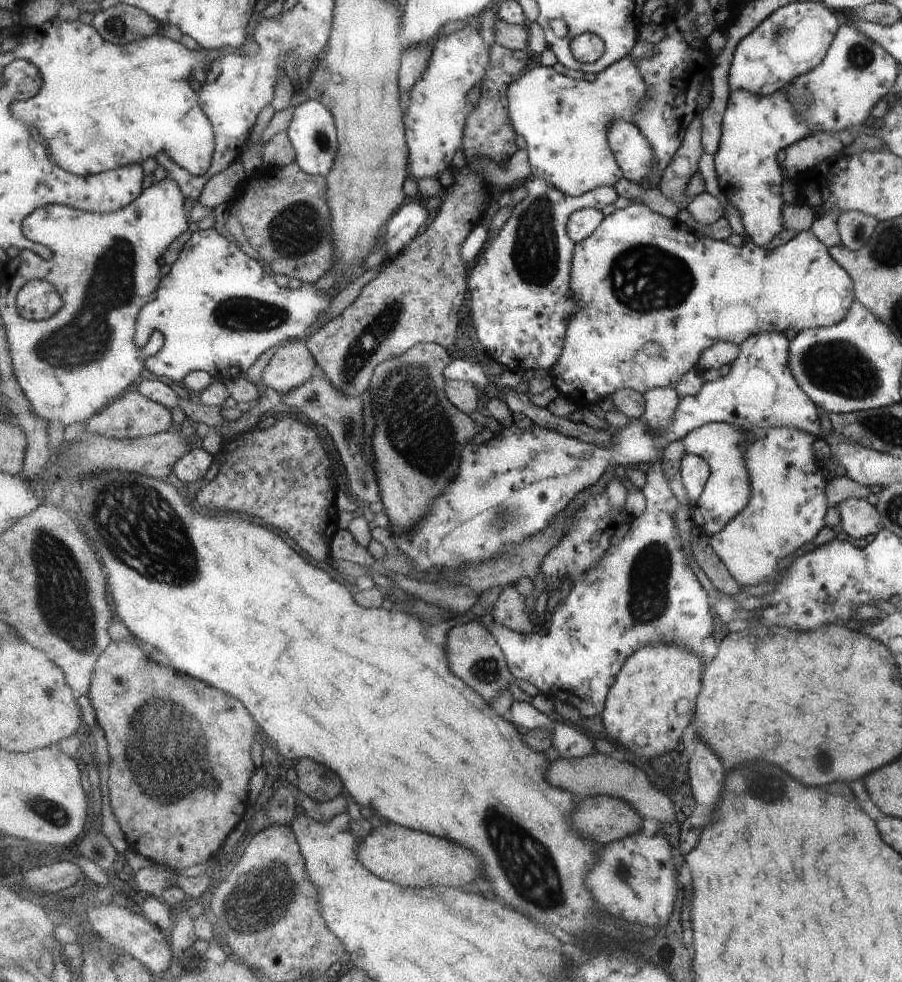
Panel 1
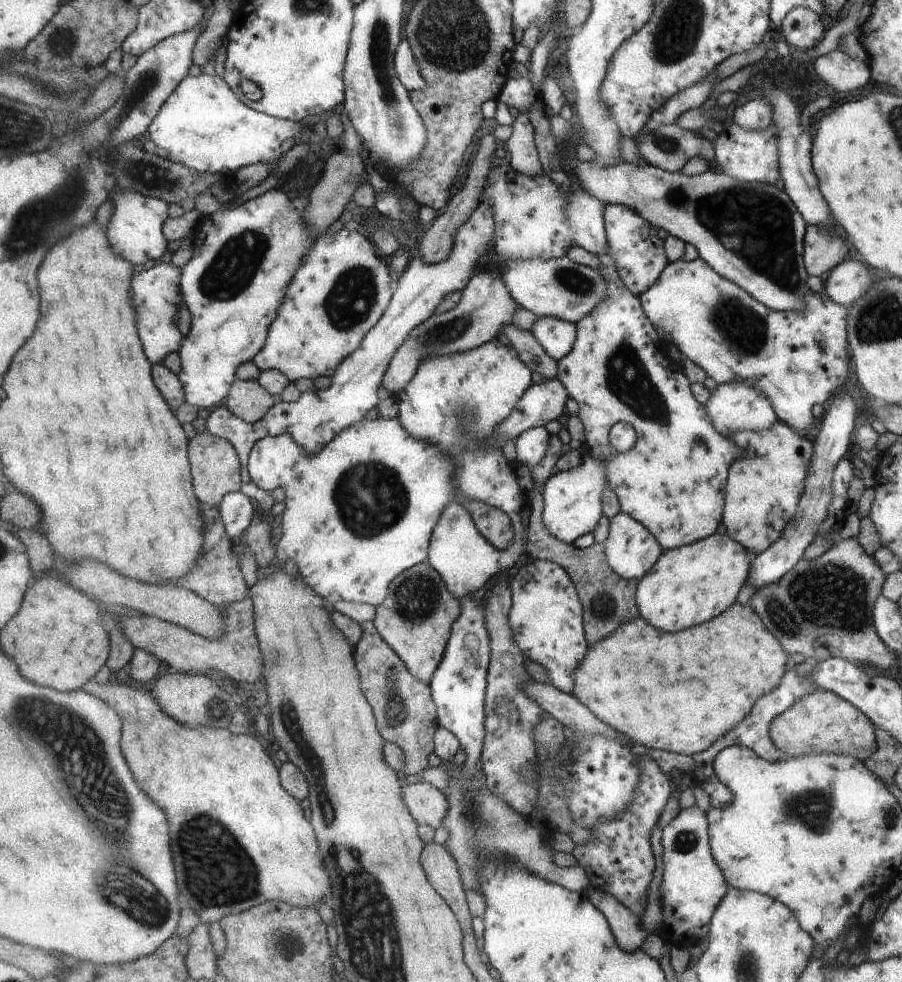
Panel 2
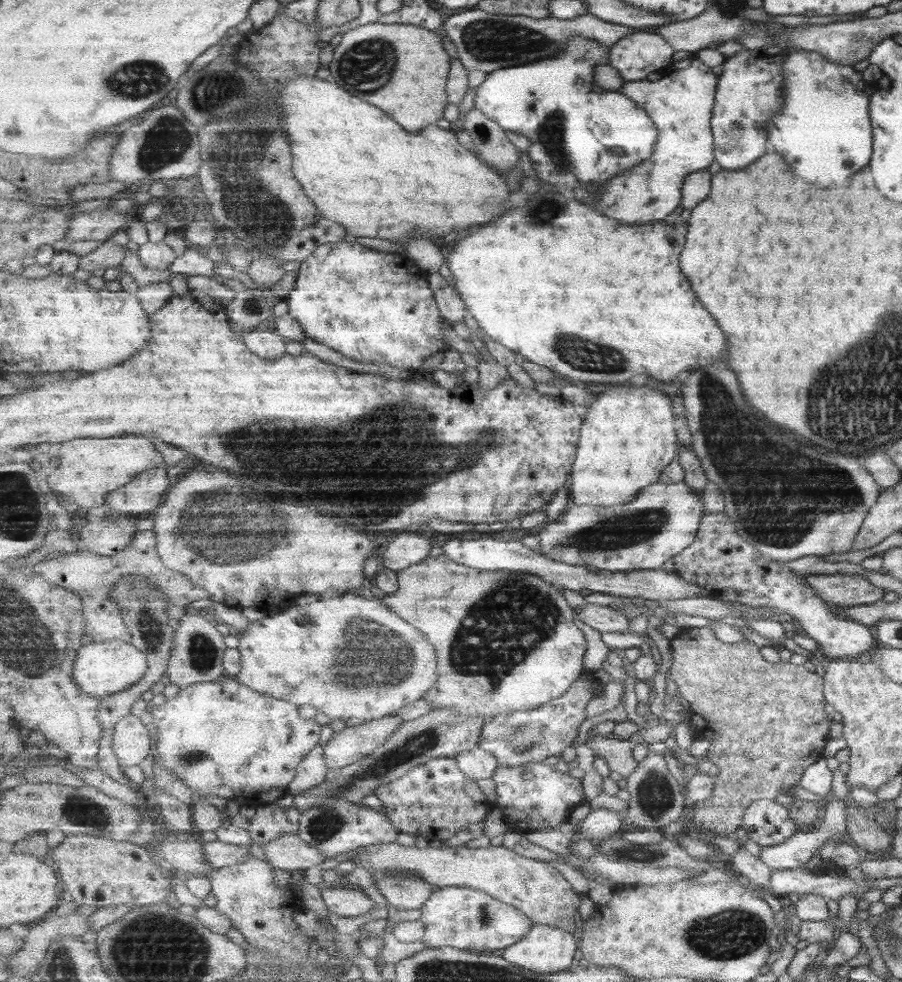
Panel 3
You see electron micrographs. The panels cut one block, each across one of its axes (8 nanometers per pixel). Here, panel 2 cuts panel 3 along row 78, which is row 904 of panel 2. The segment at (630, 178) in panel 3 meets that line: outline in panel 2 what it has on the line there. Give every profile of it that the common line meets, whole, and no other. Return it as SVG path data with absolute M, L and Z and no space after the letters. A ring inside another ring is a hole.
M697 808L680 809L677 816L663 829L662 835L662 860L664 864L662 883L659 887L659 902L662 921L658 924L656 934L663 932L663 938L672 945L688 946L697 945L708 933L712 913L724 898L728 887L719 867L713 862L712 853L708 845L707 816Z

